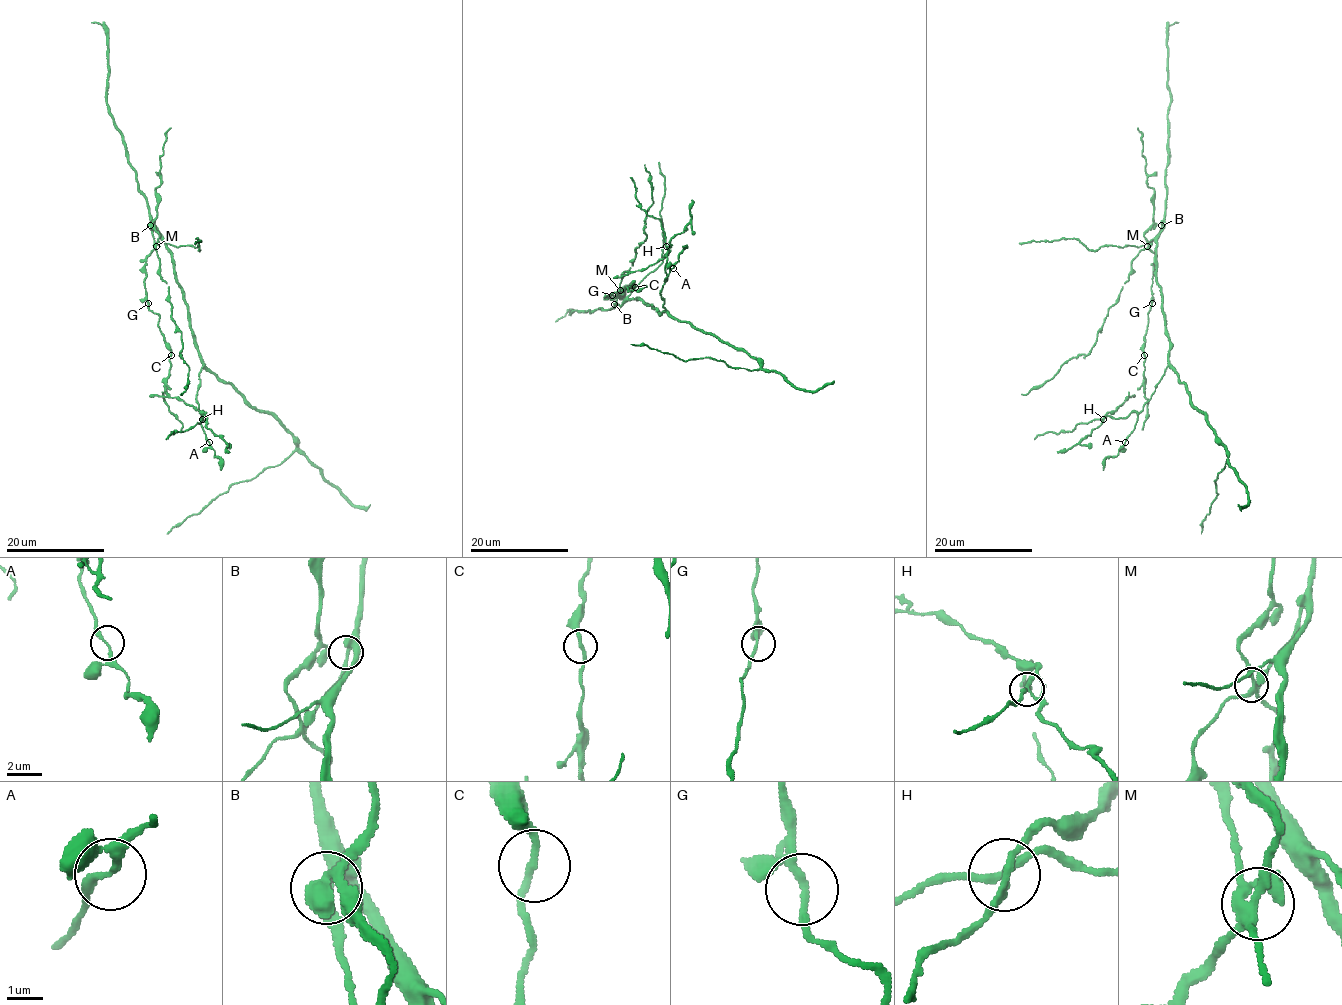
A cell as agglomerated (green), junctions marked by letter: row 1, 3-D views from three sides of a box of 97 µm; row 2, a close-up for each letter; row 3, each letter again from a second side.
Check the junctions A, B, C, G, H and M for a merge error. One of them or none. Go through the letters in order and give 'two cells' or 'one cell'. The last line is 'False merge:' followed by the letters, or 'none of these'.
A: one cell
B: one cell
C: one cell
G: one cell
H: two cells
M: one cell
False merge: H

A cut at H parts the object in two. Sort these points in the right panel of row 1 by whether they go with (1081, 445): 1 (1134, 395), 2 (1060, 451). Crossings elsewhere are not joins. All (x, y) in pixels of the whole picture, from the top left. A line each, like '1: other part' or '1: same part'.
1: same part
2: same part

